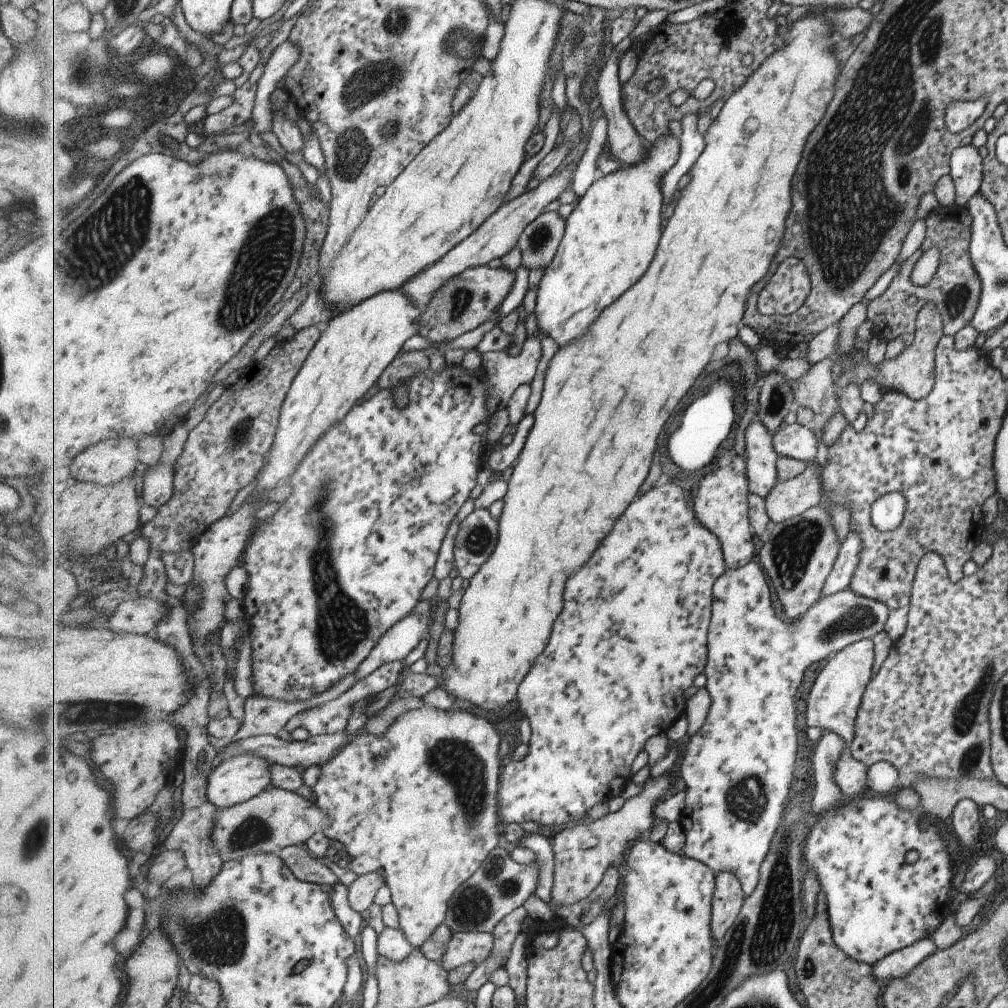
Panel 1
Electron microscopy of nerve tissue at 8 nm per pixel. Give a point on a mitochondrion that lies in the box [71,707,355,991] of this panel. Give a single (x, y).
(216, 936)

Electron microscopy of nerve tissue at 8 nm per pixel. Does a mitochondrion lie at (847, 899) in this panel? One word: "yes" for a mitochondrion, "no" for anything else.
no

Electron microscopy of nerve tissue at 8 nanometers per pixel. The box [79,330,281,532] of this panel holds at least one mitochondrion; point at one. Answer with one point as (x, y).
(240, 433)

